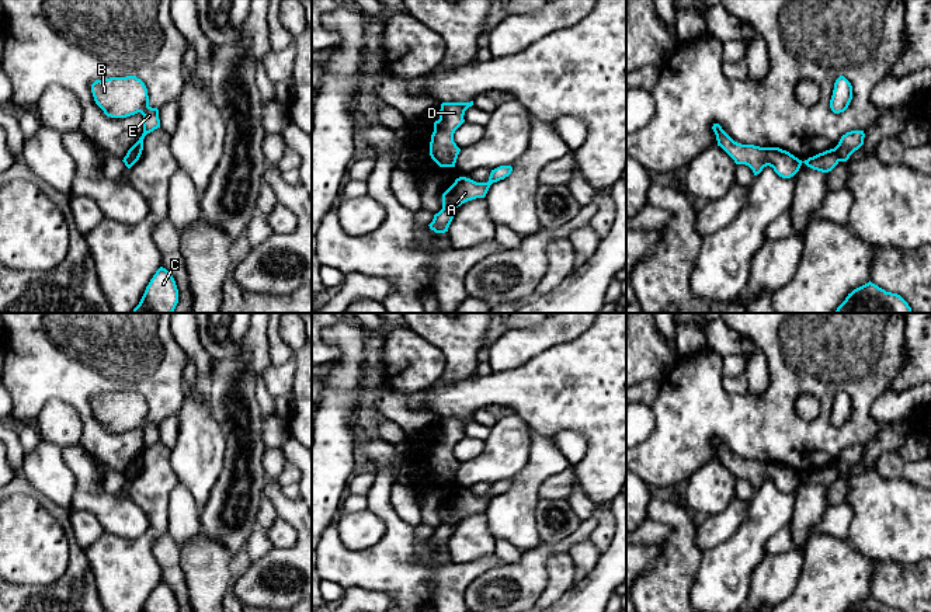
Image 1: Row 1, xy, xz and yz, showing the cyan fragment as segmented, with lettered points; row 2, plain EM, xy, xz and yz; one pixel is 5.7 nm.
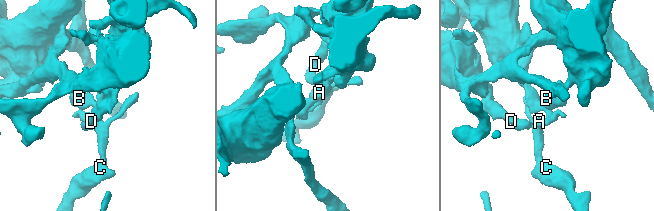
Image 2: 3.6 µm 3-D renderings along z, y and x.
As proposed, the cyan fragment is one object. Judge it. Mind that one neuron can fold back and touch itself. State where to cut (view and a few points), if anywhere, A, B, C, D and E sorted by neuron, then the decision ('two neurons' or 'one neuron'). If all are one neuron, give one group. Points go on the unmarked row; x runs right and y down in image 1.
cut in xz along (443, 522), (454, 525); A C / B D E; two neurons

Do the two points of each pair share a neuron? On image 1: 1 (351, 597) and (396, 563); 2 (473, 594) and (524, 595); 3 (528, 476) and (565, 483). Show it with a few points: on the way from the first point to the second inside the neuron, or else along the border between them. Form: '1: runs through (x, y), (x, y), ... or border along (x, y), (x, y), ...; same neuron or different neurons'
1: border along (344, 588), (362, 587), (385, 591), (391, 597); different neurons
2: runs through (486, 594), (511, 594); same neuron
3: border along (570, 465), (553, 473), (541, 484), (538, 499); different neurons

